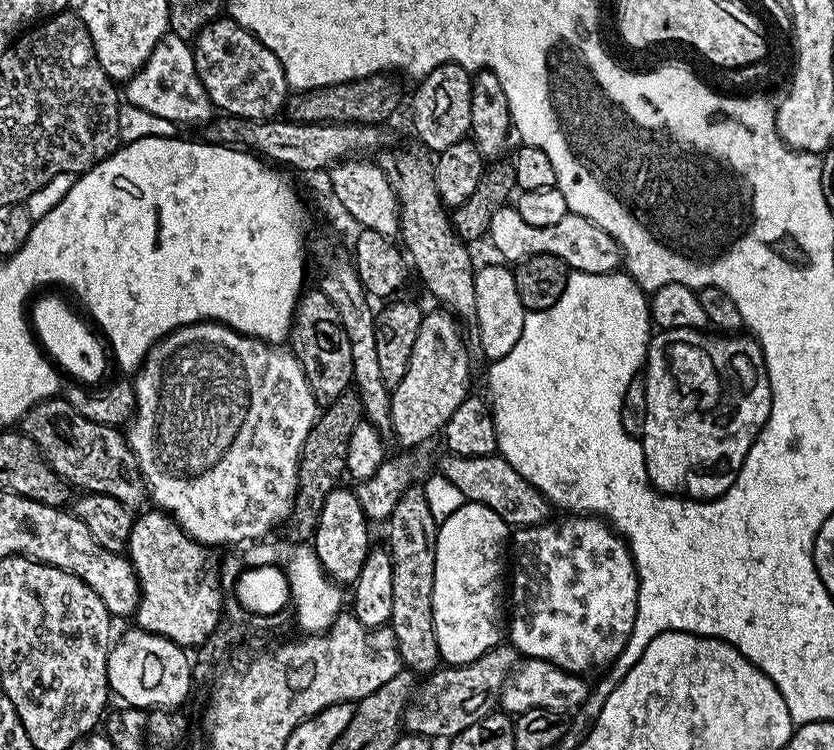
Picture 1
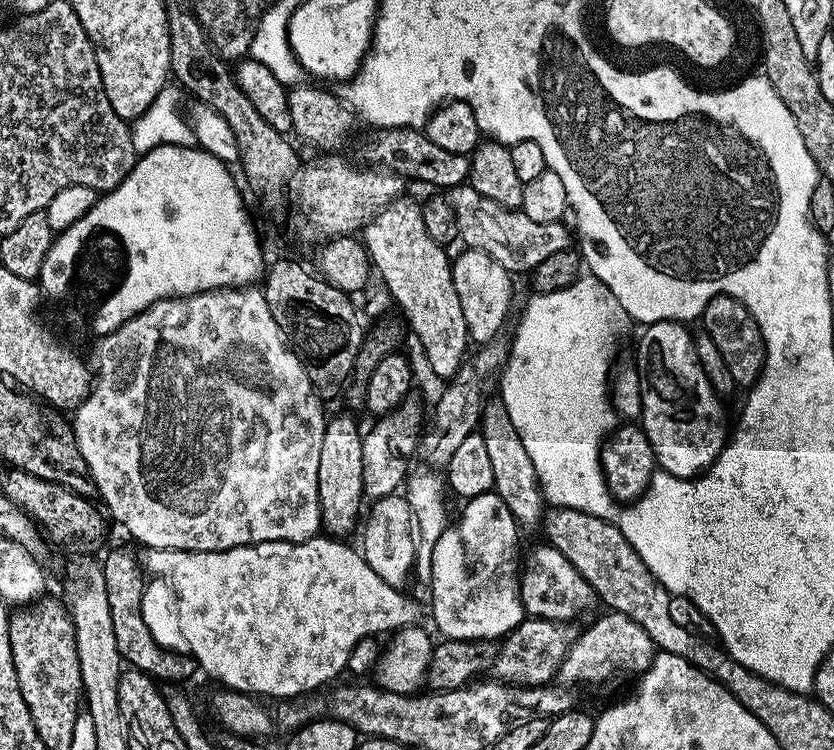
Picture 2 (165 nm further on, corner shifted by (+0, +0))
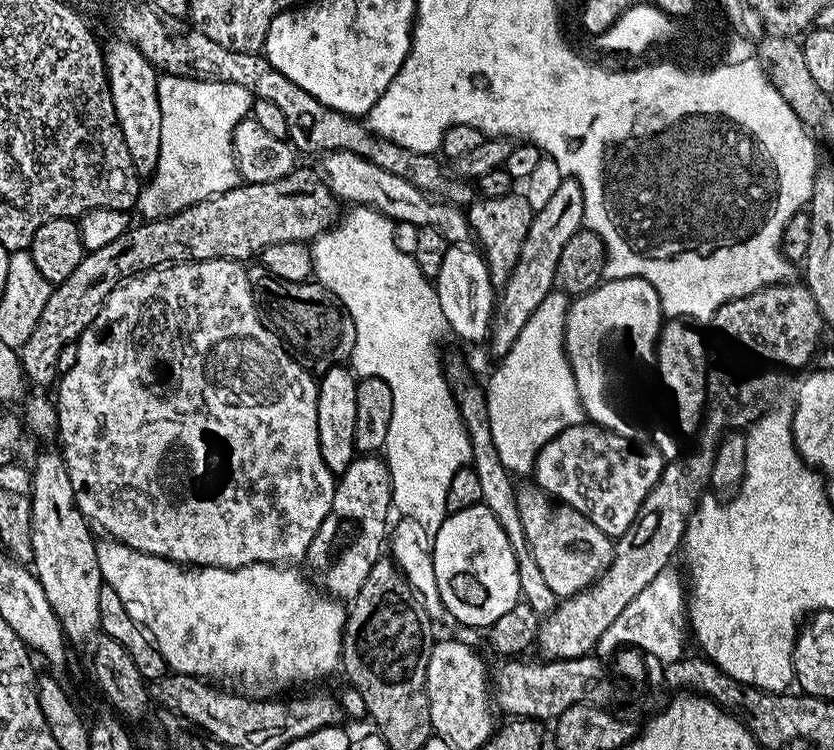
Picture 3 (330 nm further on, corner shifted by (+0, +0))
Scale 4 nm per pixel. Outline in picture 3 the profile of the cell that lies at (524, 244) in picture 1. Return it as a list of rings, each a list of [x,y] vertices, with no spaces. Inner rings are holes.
[[[346,150],[323,153],[319,160],[319,175],[337,201],[349,200],[349,205],[352,206],[374,208],[393,222],[401,220],[416,228],[437,228],[450,242],[464,242],[470,236],[467,215],[457,205],[433,198],[429,193],[406,182],[406,178],[390,174],[390,170],[382,170],[382,166],[374,166],[366,158]]]

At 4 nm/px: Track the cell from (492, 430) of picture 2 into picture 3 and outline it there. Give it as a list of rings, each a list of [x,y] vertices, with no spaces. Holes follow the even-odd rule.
[[[534,482],[517,487],[516,501],[518,514],[522,518],[524,543],[534,562],[538,562],[538,570],[542,570],[550,590],[554,590],[558,598],[583,592],[604,575],[612,564],[613,537],[598,530],[598,526],[594,526],[590,518],[586,518],[569,504],[554,502],[553,497]]]

